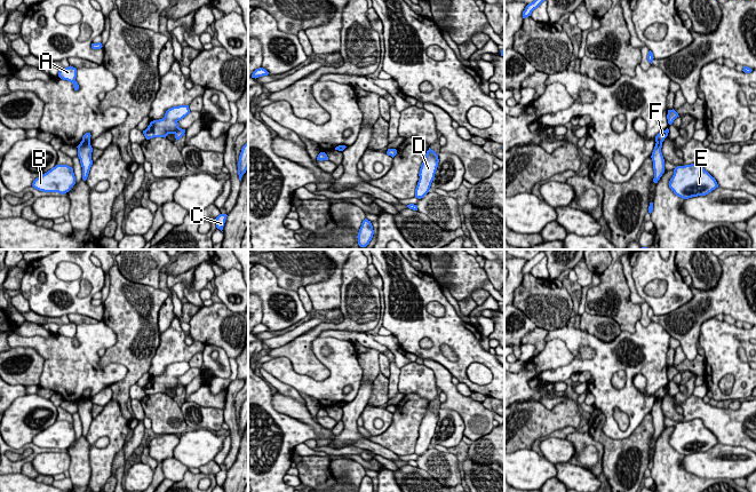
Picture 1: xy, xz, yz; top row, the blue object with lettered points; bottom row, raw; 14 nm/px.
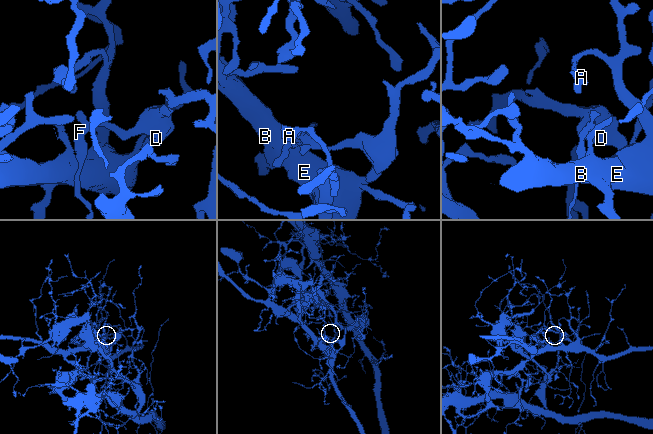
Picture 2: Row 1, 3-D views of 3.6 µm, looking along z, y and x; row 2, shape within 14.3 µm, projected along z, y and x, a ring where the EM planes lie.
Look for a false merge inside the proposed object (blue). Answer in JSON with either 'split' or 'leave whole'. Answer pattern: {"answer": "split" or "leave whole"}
{"answer": "split"}

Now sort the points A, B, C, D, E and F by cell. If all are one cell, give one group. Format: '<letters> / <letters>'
A B D E F / C

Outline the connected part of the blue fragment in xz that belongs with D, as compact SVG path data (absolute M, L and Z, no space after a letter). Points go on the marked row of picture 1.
M429 148L419 173L419 182L415 189L415 198L423 198L430 190L431 183L438 167L438 156Z

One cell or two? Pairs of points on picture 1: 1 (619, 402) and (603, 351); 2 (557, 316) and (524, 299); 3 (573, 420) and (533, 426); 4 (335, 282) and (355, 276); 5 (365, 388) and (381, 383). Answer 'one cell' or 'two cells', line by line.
1: one cell
2: one cell
3: one cell
4: two cells
5: two cells

